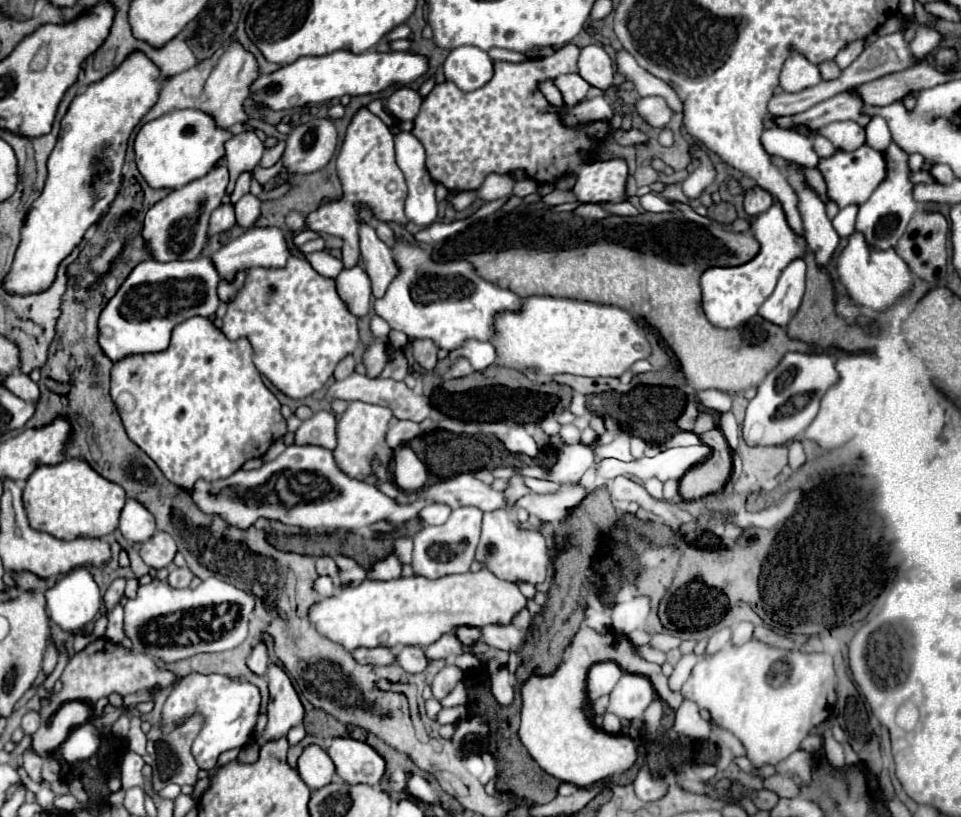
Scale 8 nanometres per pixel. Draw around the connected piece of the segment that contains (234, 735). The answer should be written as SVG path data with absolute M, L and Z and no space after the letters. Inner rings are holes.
M189 674L171 690L171 694L163 706L163 714L195 712L195 710L203 712L205 726L199 732L199 736L195 738L191 754L201 770L213 770L217 766L217 758L223 752L233 750L233 748L243 748L247 742L251 742L251 730L259 716L259 702L261 702L259 690L253 684L233 682L219 674L211 674L211 676ZM179 702L193 702L193 704L179 706Z

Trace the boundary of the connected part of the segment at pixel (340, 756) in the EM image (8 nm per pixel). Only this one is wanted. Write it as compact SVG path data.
M333 738L327 754L335 764L335 774L349 784L377 786L385 772L383 758L369 744L353 738Z

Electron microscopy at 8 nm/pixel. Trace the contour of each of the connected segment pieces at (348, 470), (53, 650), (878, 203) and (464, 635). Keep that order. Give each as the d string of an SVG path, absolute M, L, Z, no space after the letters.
M351 402L345 414L337 422L337 448L333 450L333 458L341 472L345 472L349 478L355 480L367 480L375 474L373 464L387 466L389 460L395 456L395 450L387 446L385 434L389 430L389 420L393 418L389 408L383 406L371 406L363 402Z
M49 640L49 646L45 648L45 656L43 656L43 672L51 674L55 664L57 664L57 646L53 640Z
M891 142L889 148L885 150L885 158L889 162L887 178L877 186L877 190L871 194L871 198L859 206L857 224L855 224L855 230L861 232L867 240L867 244L875 250L893 248L899 242L899 238L903 236L903 232L905 232L915 208L917 208L917 202L913 202L913 196L911 196L913 184L909 182L907 152L903 152L895 142Z
M461 628L461 630L455 630L455 636L461 640L461 644L465 644L465 646L473 646L475 642L481 640L481 630Z

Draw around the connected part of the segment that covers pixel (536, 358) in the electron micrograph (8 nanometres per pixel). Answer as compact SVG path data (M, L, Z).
M531 296L523 300L525 306L521 314L501 314L497 318L497 334L495 334L495 348L497 348L497 364L525 370L537 368L541 376L555 376L555 374L575 374L575 376L609 376L619 378L631 364L637 360L647 360L651 356L651 344L645 332L639 328L637 320L619 306L609 304L595 304L571 298L553 298L553 296Z

